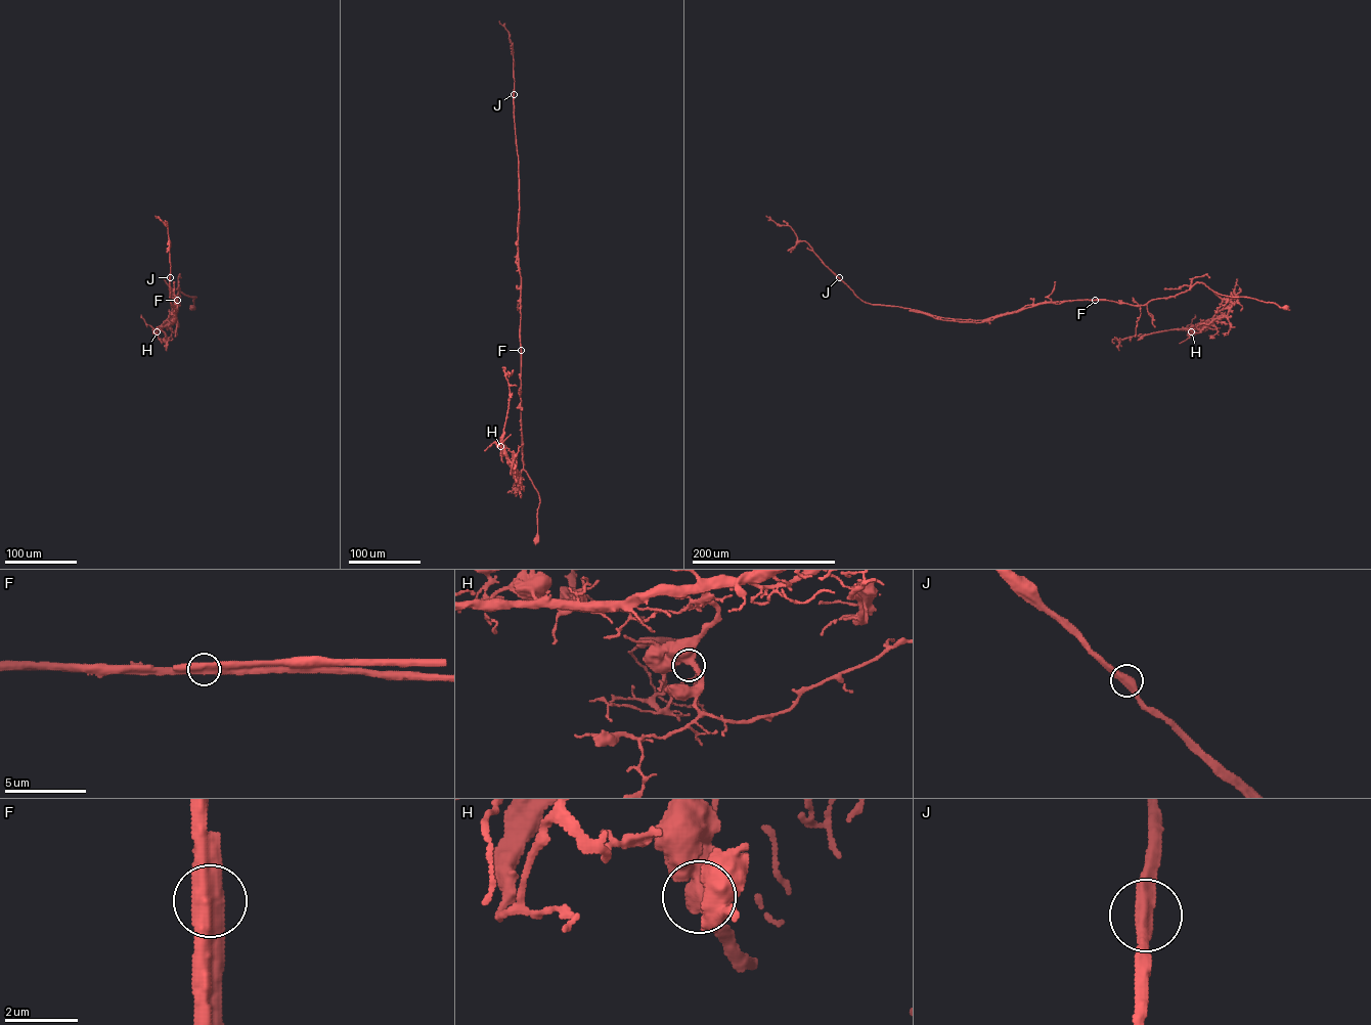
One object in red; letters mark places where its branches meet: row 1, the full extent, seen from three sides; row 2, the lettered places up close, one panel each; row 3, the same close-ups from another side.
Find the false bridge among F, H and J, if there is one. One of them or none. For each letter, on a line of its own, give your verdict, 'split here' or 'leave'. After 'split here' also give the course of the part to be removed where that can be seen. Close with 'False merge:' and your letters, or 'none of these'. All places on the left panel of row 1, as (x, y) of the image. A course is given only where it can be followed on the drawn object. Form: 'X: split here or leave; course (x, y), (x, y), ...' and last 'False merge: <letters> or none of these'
F: split here; course (177, 300), (174, 322), (174, 310)
H: leave
J: leave
False merge: F

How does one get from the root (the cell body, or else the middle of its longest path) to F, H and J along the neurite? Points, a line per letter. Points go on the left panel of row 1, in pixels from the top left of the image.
F: (192, 308), (196, 297), (179, 292), (178, 282), (177, 300)
H: (192, 308), (196, 297), (179, 292), (175, 315), (157, 331)
J: (192, 308), (196, 297), (179, 292), (178, 282), (174, 320), (170, 277)

